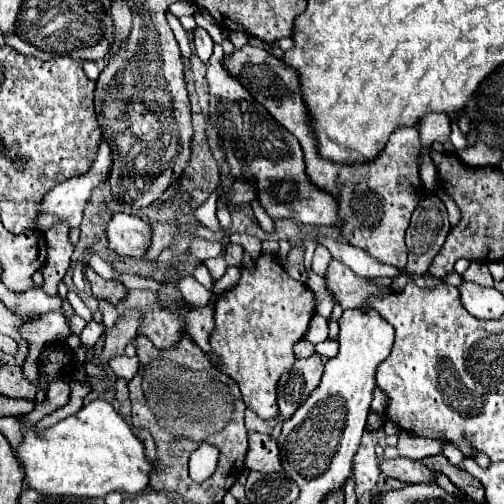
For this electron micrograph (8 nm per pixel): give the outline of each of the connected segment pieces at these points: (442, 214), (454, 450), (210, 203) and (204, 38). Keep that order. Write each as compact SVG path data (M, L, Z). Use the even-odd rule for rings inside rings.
M436 195L430 199L422 199L412 213L410 227L406 229L406 245L408 245L408 271L410 275L424 275L442 249L446 237L450 233L446 207Z
M450 443L444 445L444 455L446 455L446 457L450 459L450 463L454 463L454 465L460 465L462 459L466 457L466 455L462 455L462 451L460 451L454 443L452 443L452 445L450 445Z
M215 189L208 200L202 204L200 207L193 211L193 215L197 221L199 221L205 227L208 227L212 231L218 231L221 229L219 221L217 219L217 201L219 195L223 191L221 189Z
M196 27L196 29L194 29L194 51L196 51L196 55L198 55L204 63L210 59L212 47L214 47L214 41L212 41L212 37L208 35L208 31Z

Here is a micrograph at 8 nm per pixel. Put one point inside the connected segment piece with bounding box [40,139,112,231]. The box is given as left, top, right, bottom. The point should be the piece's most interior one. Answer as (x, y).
(65, 202)

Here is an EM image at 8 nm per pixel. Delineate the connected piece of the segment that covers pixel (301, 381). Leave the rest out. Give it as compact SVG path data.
M314 353L308 359L296 359L292 369L280 377L276 393L278 393L278 409L284 419L292 417L296 407L308 399L308 393L316 389L322 371L324 365L320 361L320 355Z

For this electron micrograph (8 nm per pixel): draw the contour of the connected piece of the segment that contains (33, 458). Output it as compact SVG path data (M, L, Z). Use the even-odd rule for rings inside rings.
M102 399L84 405L76 415L48 429L24 427L16 457L24 465L28 487L42 495L106 497L112 491L136 495L148 487L148 473L152 471L142 441L114 407Z

